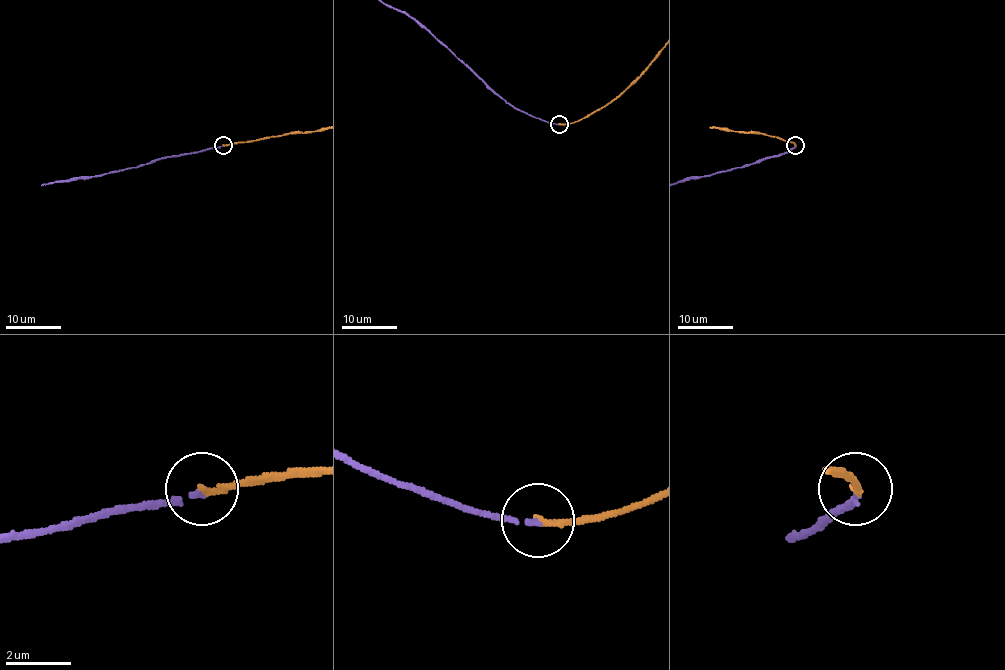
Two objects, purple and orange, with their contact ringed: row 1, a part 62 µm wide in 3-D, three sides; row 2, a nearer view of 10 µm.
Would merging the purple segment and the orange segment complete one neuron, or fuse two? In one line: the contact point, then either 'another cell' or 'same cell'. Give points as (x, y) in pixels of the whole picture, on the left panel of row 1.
place (223, 145); same cell

